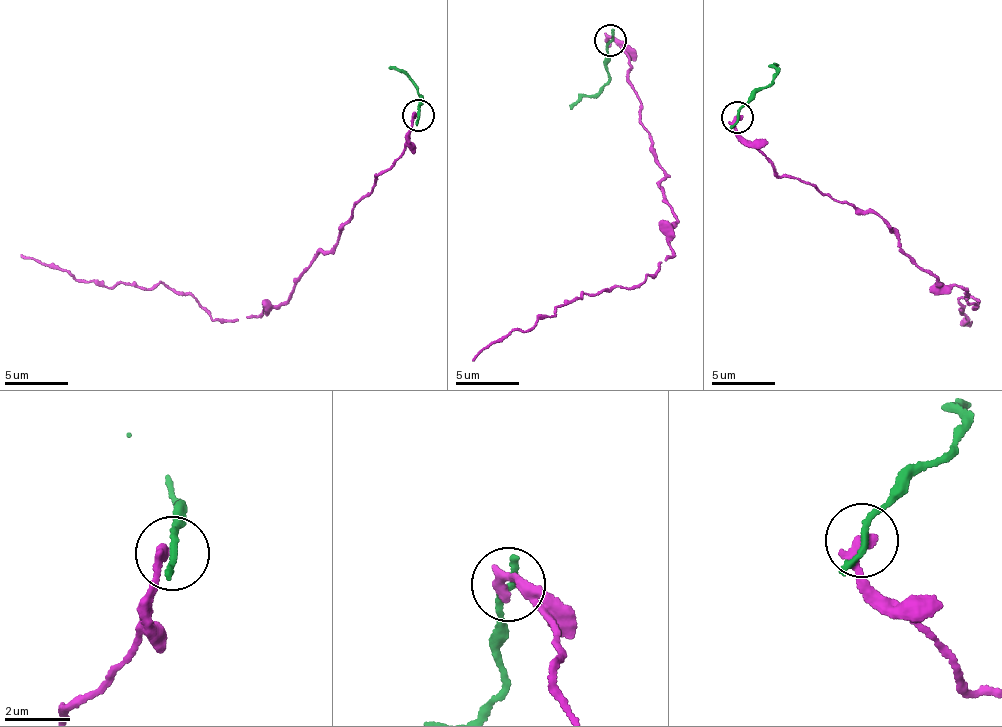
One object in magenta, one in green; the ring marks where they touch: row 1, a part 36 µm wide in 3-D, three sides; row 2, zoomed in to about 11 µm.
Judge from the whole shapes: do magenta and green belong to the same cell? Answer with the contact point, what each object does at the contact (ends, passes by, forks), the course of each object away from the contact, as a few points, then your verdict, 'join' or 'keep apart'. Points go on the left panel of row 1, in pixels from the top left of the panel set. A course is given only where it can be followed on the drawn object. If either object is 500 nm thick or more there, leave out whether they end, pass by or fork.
(418, 115) | magenta ends | green ends | magenta via (415, 116), (337, 241), (259, 314), (218, 321), (160, 283), (102, 285), (21, 253) | green via (418, 116), (421, 96), (416, 85), (407, 75), (387, 68) | keep apart

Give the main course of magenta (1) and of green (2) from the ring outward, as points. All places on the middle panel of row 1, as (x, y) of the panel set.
1: (609, 40), (629, 59), (639, 124), (662, 170), (671, 253), (634, 286), (583, 291), (472, 361)
2: (611, 40), (606, 44), (608, 77), (599, 91), (586, 94), (570, 109)

